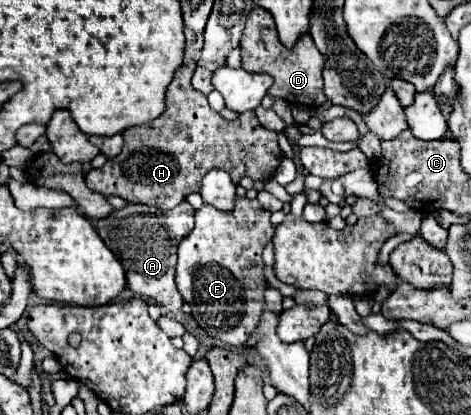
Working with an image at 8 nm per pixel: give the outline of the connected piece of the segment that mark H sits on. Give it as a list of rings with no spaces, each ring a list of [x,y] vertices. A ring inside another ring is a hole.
[[[185,28],[185,64],[175,72],[167,88],[165,112],[151,124],[125,130],[125,144],[117,158],[105,162],[103,168],[87,174],[87,186],[103,196],[119,196],[131,204],[147,204],[161,210],[169,210],[183,202],[191,192],[199,192],[199,182],[207,170],[221,168],[231,174],[231,180],[239,184],[243,176],[253,180],[273,178],[281,150],[277,144],[277,132],[263,128],[253,112],[243,112],[235,120],[227,122],[207,104],[207,98],[193,90],[191,76],[195,62],[203,48],[203,36]]]

